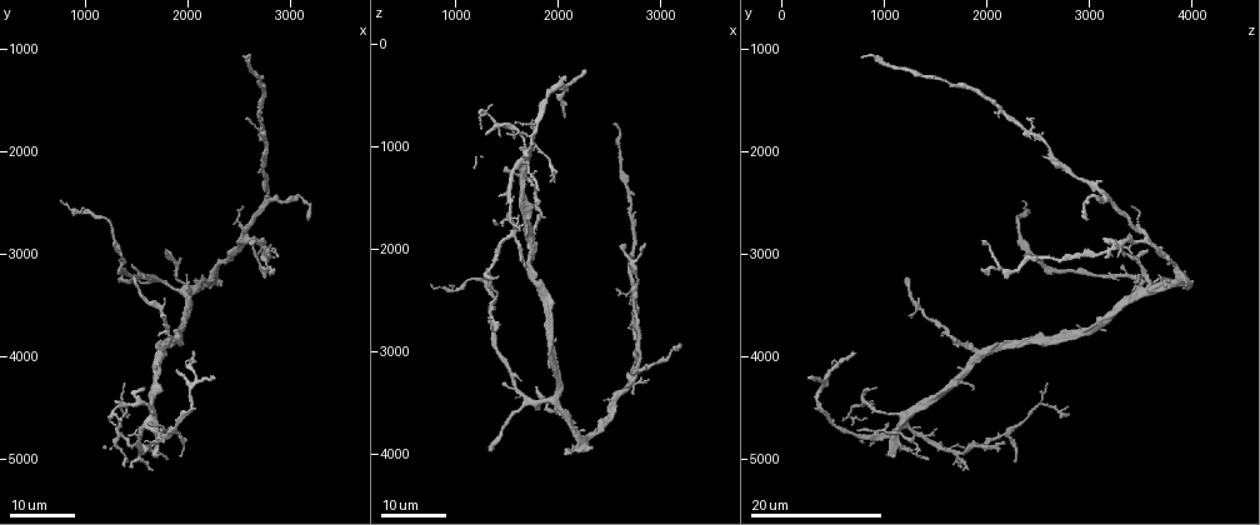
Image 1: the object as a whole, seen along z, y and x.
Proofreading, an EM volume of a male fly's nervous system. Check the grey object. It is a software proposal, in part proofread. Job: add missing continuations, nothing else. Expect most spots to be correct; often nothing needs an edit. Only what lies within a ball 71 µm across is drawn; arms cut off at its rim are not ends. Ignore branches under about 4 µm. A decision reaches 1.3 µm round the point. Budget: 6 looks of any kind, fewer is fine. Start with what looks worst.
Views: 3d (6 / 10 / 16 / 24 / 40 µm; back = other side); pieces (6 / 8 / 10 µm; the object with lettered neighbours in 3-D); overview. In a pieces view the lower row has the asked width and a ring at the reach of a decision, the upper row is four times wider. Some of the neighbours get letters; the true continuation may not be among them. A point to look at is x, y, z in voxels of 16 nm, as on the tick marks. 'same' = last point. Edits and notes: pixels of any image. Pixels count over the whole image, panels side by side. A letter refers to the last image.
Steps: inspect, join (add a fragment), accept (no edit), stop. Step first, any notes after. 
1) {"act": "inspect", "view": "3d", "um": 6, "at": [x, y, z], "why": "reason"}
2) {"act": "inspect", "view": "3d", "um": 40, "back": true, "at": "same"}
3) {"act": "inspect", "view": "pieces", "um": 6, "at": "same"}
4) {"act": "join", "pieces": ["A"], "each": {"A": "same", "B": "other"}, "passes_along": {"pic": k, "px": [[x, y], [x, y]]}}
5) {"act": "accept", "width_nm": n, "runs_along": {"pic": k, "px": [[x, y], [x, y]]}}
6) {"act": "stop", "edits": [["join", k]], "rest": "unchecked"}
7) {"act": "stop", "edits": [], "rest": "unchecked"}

{"act": "inspect", "view": "3d", "um": 16, "at": [2060, 4000, 700], "why": "end of a long branch"}

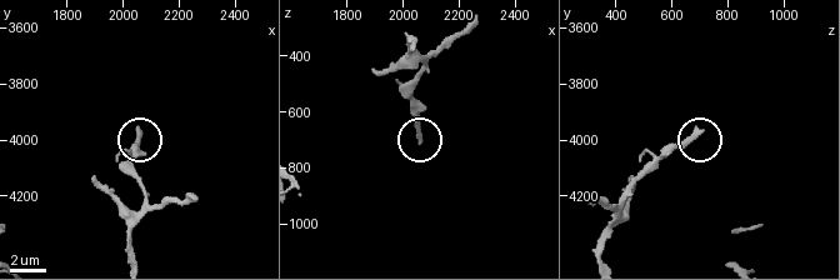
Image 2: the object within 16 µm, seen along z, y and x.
{"act": "inspect", "view": "pieces", "um": 6, "at": [2070, 3970, 690], "why": "see the neighbours"}

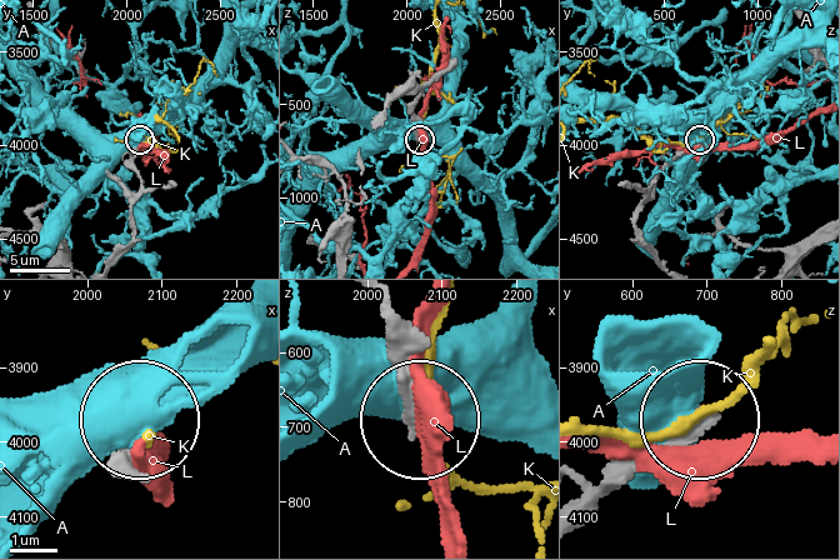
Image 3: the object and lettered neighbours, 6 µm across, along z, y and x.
{"act": "accept", "each": {"A": "other", "K": "other", "L": "other"}, "runs_along": {"pic": 3, "px": [[395, 341], [415, 421]]}, "found": "no lettered fragment goes on from it"}

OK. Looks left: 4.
{"act": "inspect", "view": "3d", "um": 24, "at": [1320, 4420, 900], "why": "branch stops here"}

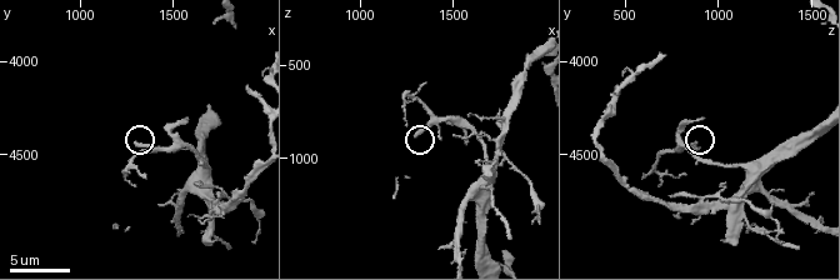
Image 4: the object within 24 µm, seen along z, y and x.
{"act": "inspect", "view": "pieces", "um": 8, "at": [1320, 4440, 860]}

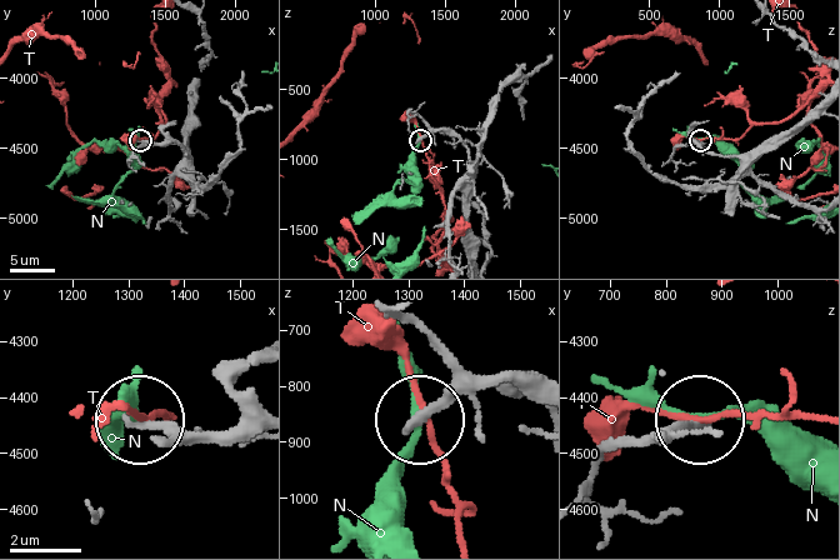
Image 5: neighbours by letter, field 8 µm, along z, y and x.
{"act": "accept", "each": {"N": "other", "T": "other"}, "runs_along": {"pic": 5, "px": [[255, 425], [174, 434], [141, 419]]}, "found": "no lettered fragment goes on from it"}

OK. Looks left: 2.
{"act": "inspect", "view": "3d", "um": 24, "at": [1700, 4300, 1880], "why": "tapers out"}

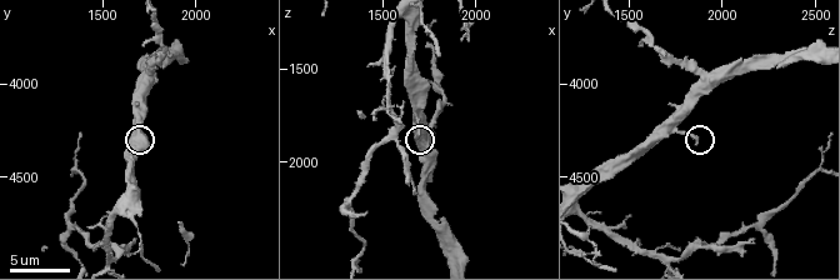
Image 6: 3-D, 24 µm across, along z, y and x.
{"act": "inspect", "view": "pieces", "um": 6, "at": [1680, 4320, 1880]}

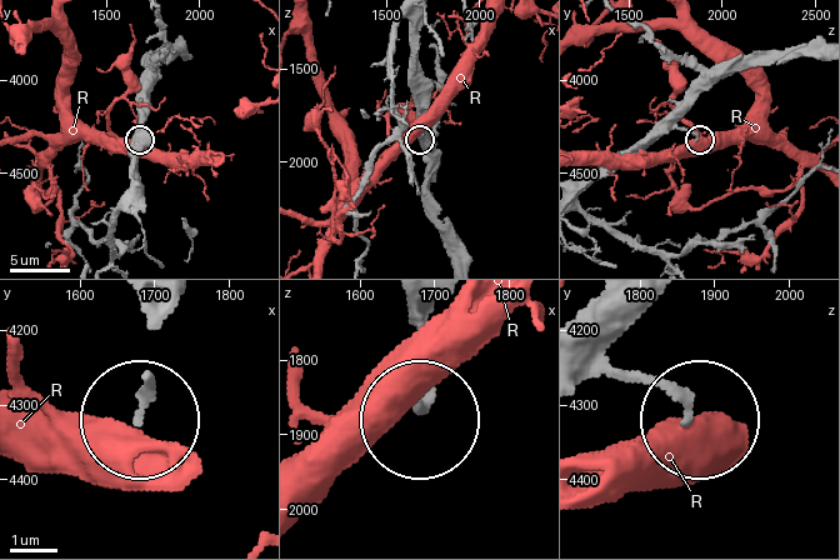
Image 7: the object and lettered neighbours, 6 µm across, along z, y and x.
{"act": "accept", "each": {"R": "other"}, "runs_along": {"pic": 7, "px": [[653, 301], [609, 361], [665, 385], [689, 416]]}, "found": "no lettered fragment goes on from it"}

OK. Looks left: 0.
{"act": "stop", "edits": [], "rest": "unchecked"}

